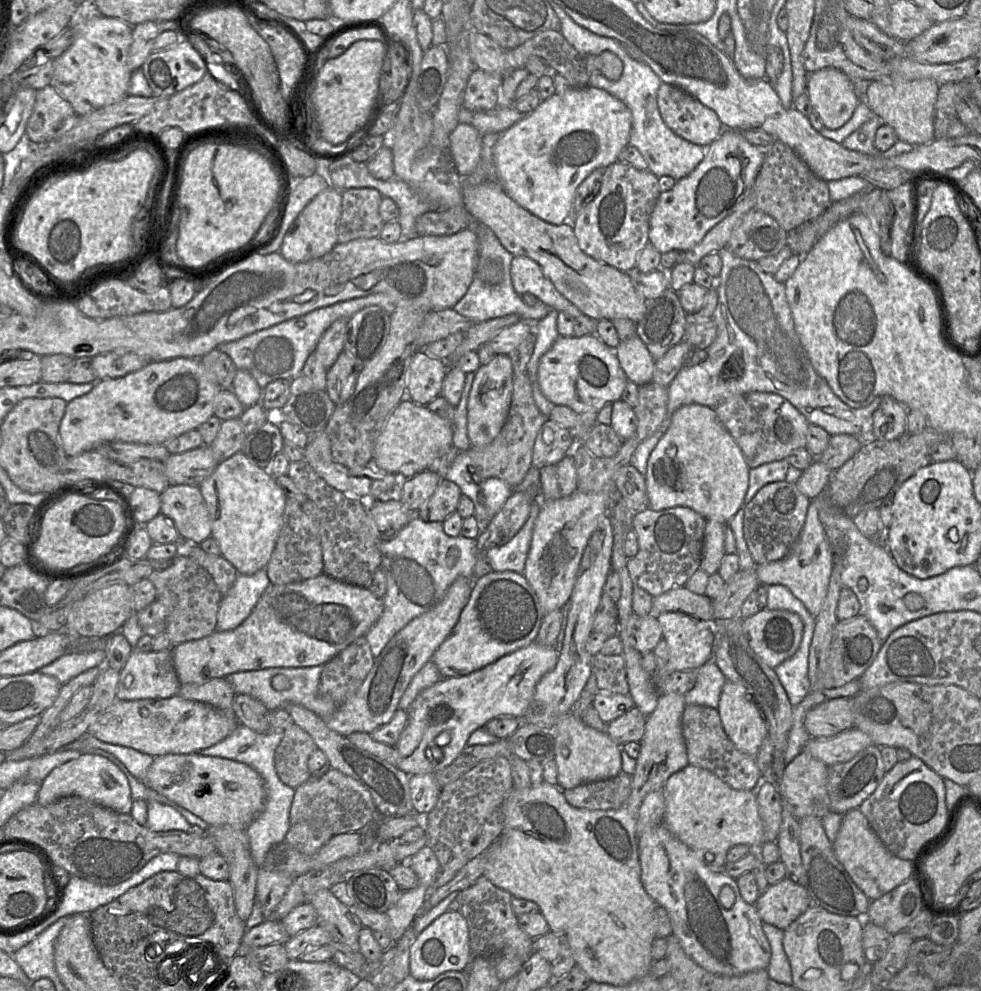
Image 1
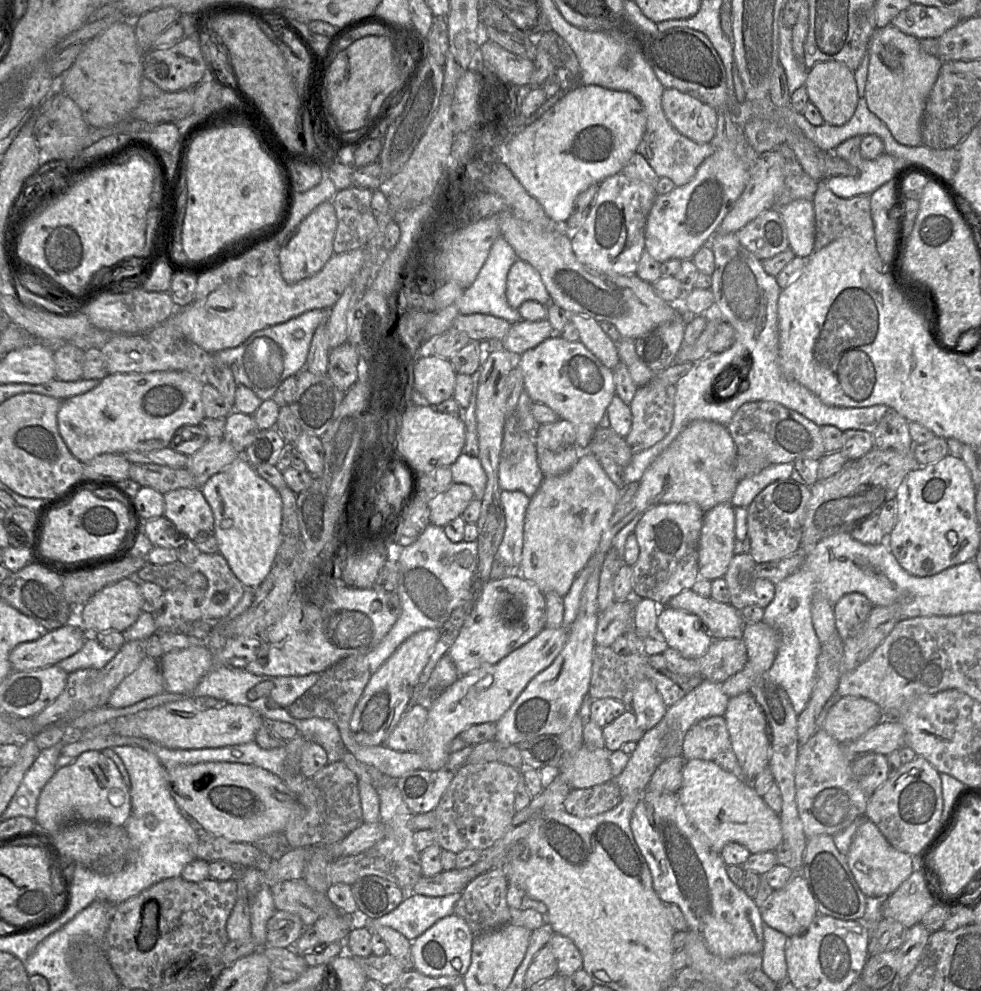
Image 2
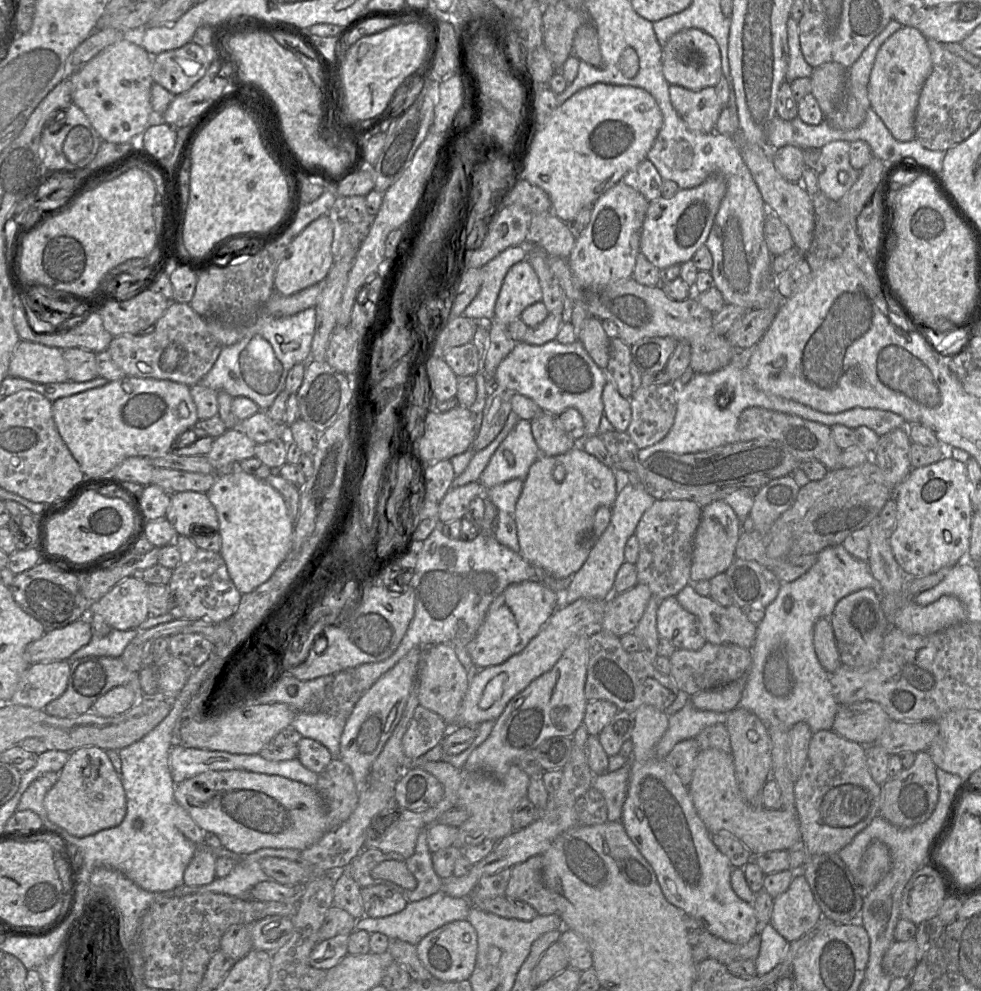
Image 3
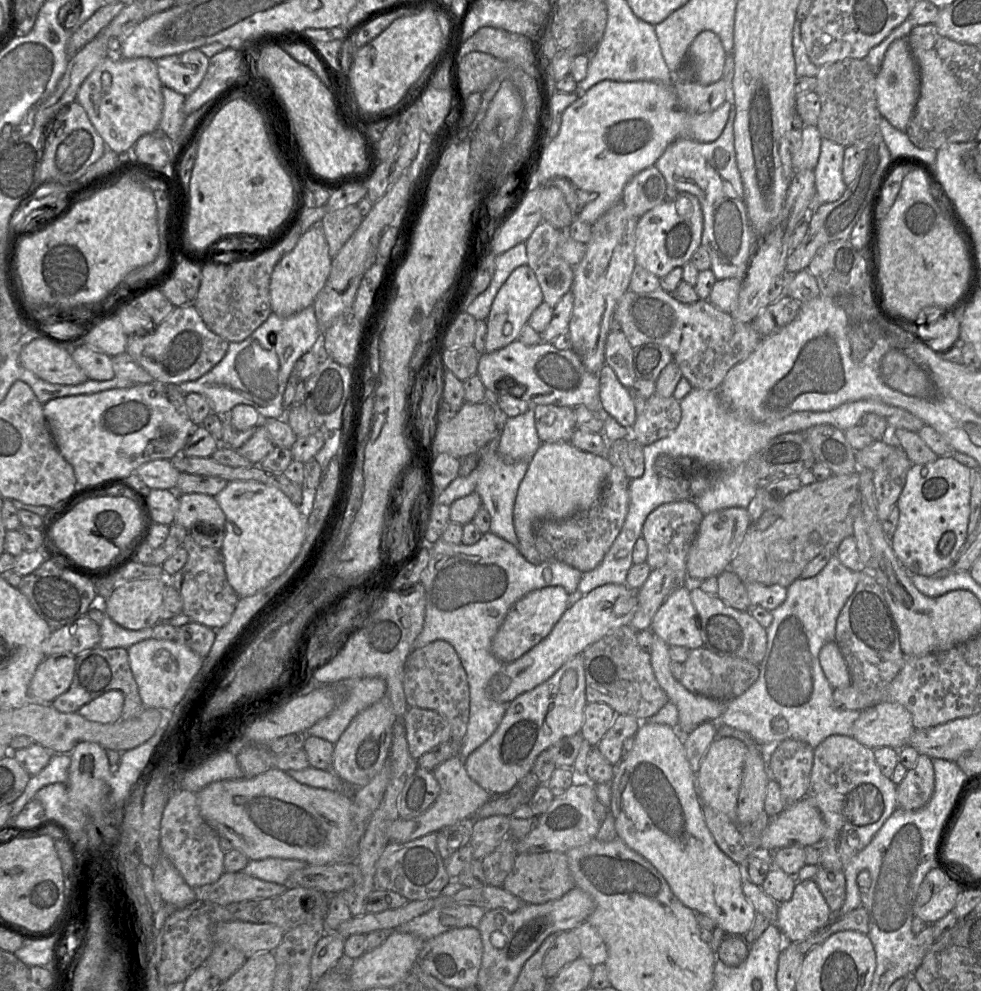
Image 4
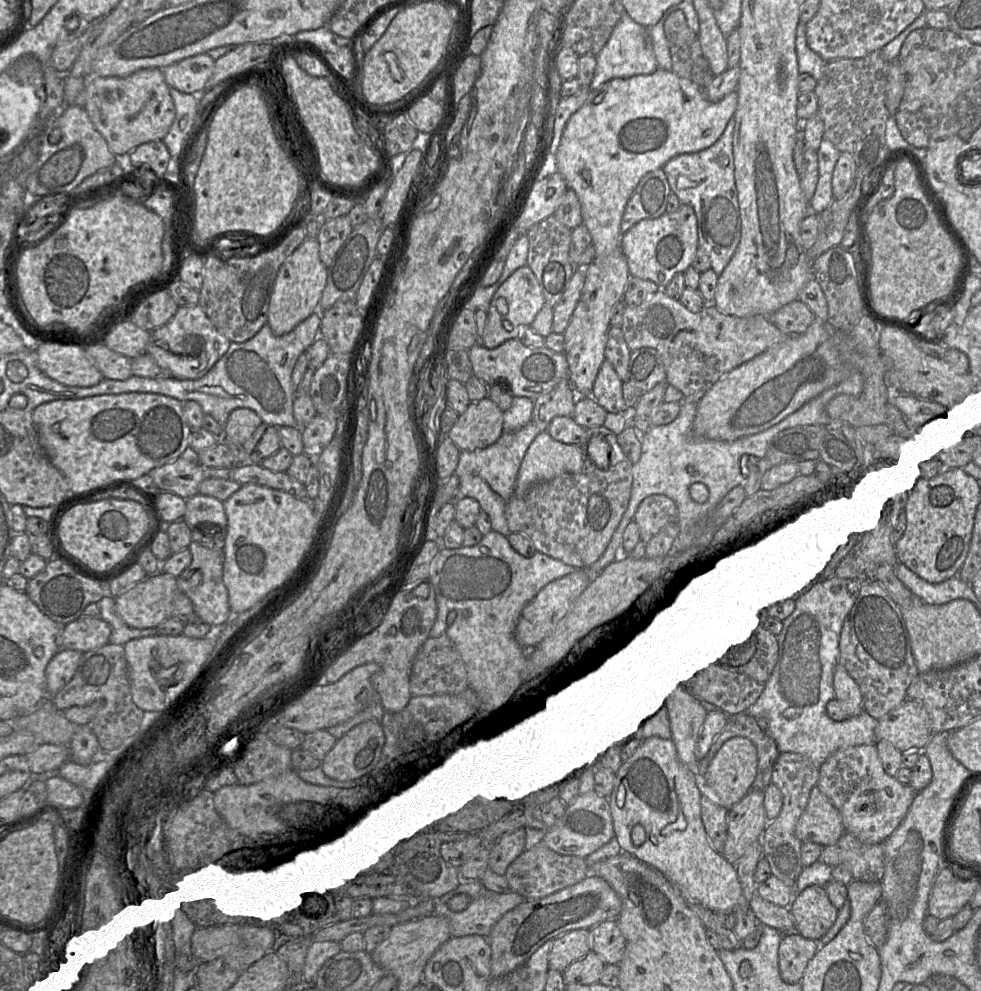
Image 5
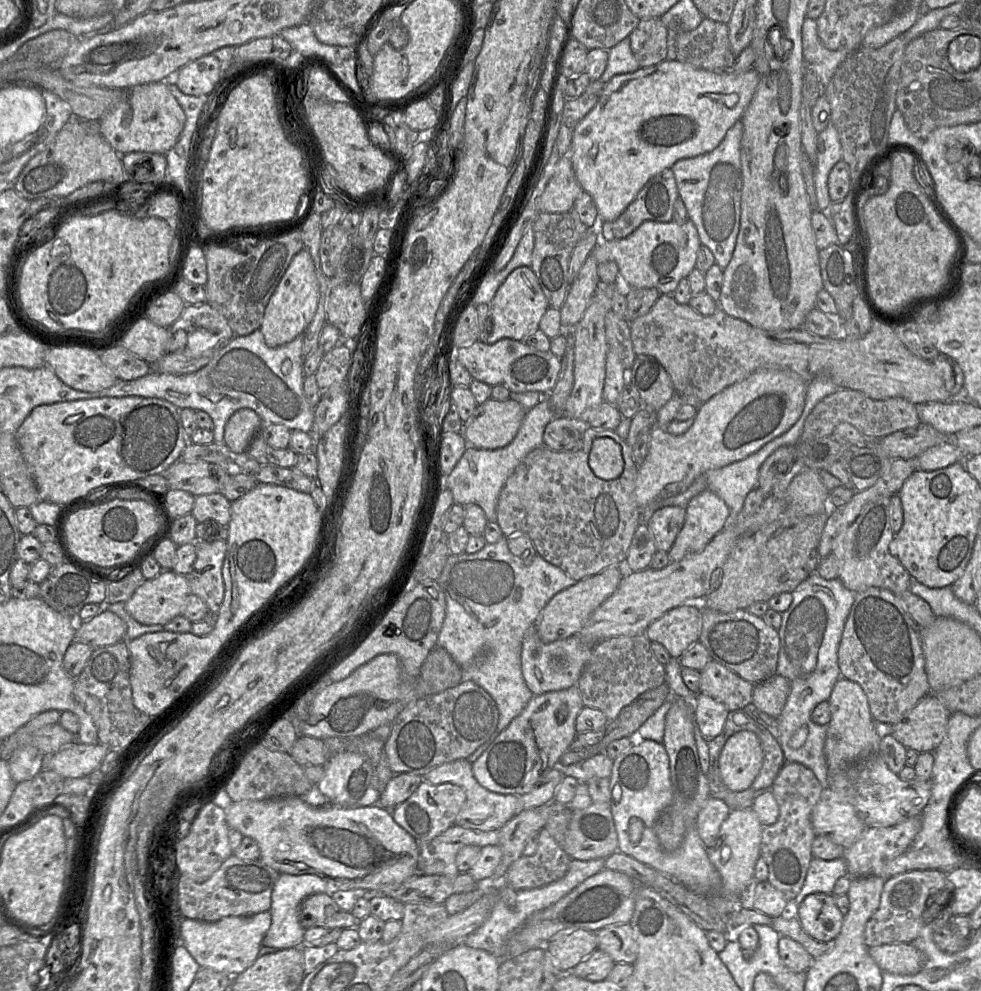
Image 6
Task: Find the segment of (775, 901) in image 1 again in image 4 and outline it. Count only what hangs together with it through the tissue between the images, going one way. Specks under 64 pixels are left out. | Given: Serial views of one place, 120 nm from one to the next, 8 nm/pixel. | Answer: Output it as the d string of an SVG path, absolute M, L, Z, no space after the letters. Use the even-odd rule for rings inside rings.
M813 880L796 881L792 897L778 903L775 920L784 942L800 942L826 926L832 919L828 904Z

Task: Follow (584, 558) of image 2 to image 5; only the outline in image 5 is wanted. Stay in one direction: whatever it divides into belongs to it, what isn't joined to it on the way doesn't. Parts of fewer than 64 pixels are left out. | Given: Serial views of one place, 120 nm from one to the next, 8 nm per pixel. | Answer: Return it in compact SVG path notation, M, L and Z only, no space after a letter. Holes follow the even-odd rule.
M541 432L528 448L521 463L515 497L525 497L536 483L562 474L582 473L588 458L587 445L567 445Z

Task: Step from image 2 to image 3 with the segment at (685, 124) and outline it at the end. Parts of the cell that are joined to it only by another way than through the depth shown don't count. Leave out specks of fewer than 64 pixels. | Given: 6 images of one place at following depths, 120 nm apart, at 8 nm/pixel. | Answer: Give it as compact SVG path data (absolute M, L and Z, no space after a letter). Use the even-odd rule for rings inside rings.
M670 85L669 95L672 106L688 129L704 134L714 132L723 109L715 87L693 91L679 85Z

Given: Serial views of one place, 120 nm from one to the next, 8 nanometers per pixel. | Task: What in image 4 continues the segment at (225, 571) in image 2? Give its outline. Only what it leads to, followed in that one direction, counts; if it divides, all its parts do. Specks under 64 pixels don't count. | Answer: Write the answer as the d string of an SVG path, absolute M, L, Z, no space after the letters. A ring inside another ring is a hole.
M189 531L183 548L188 553L187 562L175 575L167 577L167 581L176 588L183 599L183 614L192 622L219 630L231 619L240 598L227 580L221 549L198 545Z

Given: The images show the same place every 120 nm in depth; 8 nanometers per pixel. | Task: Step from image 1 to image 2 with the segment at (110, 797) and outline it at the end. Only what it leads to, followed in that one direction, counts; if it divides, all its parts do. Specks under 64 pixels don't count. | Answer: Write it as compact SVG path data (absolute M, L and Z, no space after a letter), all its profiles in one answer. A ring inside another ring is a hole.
M89 750L77 756L71 764L58 768L56 773L46 783L38 797L35 822L37 827L54 833L74 821L101 821L116 826L123 826L130 813L130 792L117 766L101 751Z

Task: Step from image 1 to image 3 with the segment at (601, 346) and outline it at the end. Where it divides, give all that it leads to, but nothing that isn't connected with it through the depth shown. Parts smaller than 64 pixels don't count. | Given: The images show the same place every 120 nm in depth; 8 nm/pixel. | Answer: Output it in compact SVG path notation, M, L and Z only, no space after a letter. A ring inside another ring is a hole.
M554 340L543 345L517 342L498 365L494 385L532 399L544 412L553 416L559 416L568 408L577 409L583 417L585 436L590 437L599 434L604 413L602 392L608 379L606 371L596 365L580 341L565 345Z

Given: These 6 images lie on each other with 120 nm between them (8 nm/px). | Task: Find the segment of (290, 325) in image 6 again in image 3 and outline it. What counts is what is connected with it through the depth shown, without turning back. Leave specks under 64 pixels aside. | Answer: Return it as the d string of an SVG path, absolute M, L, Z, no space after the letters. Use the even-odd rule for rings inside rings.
M322 215L307 225L289 244L274 277L276 292L290 296L323 281L334 264L331 252L333 223L328 215Z

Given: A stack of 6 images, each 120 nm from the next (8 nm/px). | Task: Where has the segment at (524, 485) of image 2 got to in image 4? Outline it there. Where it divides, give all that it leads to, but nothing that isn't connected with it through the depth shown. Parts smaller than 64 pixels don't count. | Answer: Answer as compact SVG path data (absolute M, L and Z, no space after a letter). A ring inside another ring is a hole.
M531 407L521 415L506 419L497 454L508 463L531 460L541 443L535 427L534 407Z

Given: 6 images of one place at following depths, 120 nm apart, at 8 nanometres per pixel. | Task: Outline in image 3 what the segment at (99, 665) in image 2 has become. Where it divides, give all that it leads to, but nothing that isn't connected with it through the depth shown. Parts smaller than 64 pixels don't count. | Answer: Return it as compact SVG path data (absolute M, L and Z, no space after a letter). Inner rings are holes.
M112 629L105 636L93 633L90 642L72 654L68 659L72 661L87 656L120 657L126 646L137 636L138 629L118 630Z

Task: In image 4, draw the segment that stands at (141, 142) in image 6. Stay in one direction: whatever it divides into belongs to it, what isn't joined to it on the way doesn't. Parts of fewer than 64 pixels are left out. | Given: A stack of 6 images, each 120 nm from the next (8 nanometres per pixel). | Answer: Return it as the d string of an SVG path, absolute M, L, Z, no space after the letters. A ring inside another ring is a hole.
M111 54L84 80L76 101L85 109L107 148L120 154L132 149L140 137L158 128L164 105L162 86L155 60L147 57L124 59Z

